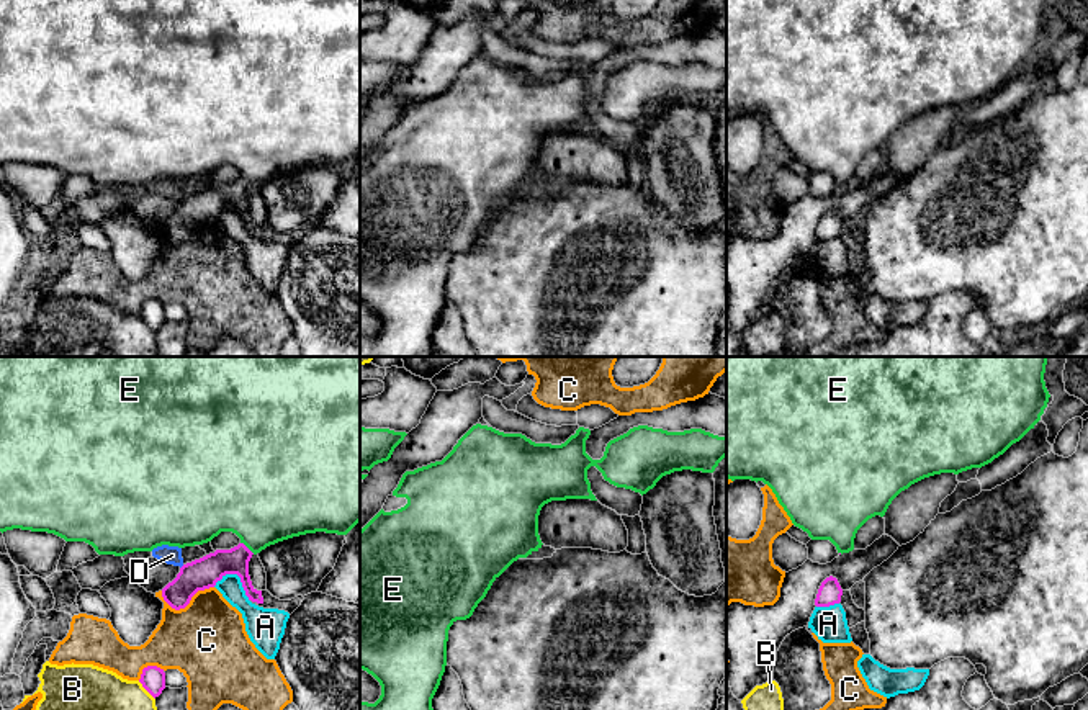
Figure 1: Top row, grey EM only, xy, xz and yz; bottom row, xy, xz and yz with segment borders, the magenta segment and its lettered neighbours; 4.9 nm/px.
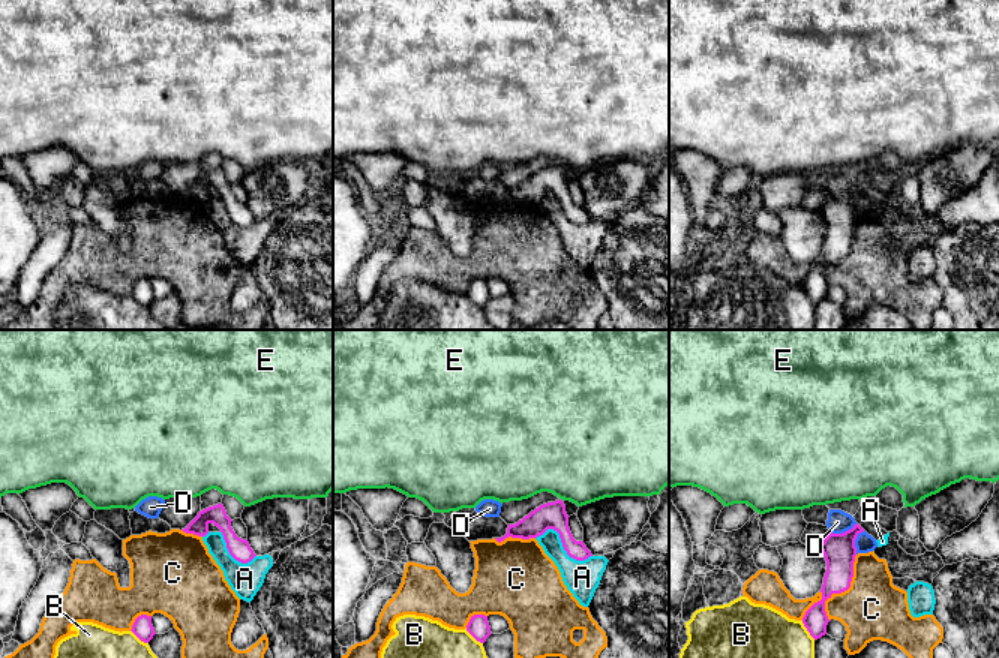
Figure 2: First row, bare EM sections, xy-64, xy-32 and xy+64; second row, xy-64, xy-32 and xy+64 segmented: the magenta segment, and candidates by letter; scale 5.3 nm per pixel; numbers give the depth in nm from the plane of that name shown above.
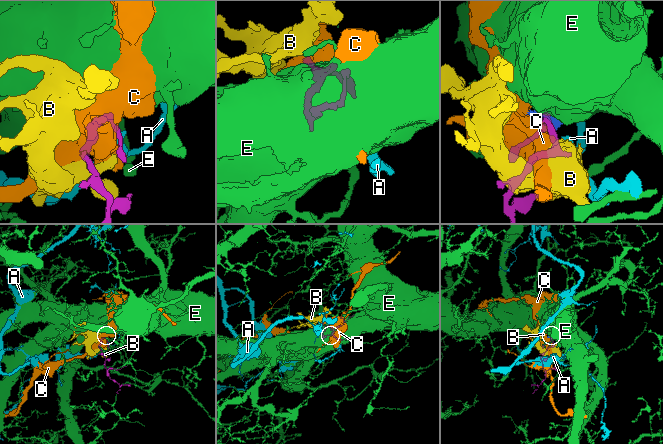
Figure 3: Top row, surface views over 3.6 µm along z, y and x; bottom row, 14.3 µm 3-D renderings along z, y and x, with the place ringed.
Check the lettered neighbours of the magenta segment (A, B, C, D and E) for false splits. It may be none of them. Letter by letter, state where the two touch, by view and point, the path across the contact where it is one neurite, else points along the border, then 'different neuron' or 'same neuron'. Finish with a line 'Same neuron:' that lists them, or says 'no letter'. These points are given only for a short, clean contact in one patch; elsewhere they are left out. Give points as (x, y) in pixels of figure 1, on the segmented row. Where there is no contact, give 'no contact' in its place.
A: meets magenta in xy at (238, 575); border along xy (213, 586), (226, 575), (236, 575), (249, 601); different neuron
B: meets magenta in xy at (146, 689); different neuron
C: meets magenta in xy at (187, 604); different neuron
D: meets magenta in xy at (182, 566); border along xy (184, 565), (180, 568); different neuron
E: meets magenta in xy at (246, 547); runs through xy (203, 573), (246, 547), (256, 535), (264, 499); same neuron
Same neuron: E

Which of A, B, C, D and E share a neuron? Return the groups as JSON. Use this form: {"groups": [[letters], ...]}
{"groups": [["A"], ["B"], ["C"], ["D"], ["E"]]}

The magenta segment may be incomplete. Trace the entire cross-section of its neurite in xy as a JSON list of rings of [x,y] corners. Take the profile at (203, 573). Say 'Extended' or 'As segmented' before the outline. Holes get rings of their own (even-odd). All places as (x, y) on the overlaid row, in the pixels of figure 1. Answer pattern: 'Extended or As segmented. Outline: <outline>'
Extended. Outline: [[[0,357],[0,532],[21,528],[54,533],[65,541],[85,541],[98,555],[124,556],[152,551],[157,546],[195,546],[211,541],[221,532],[232,532],[241,543],[231,550],[216,550],[180,568],[177,577],[162,589],[164,600],[175,610],[185,609],[198,591],[214,587],[226,574],[237,574],[249,600],[263,604],[262,591],[252,586],[249,561],[270,545],[316,532],[347,535],[360,522],[360,357]]]

